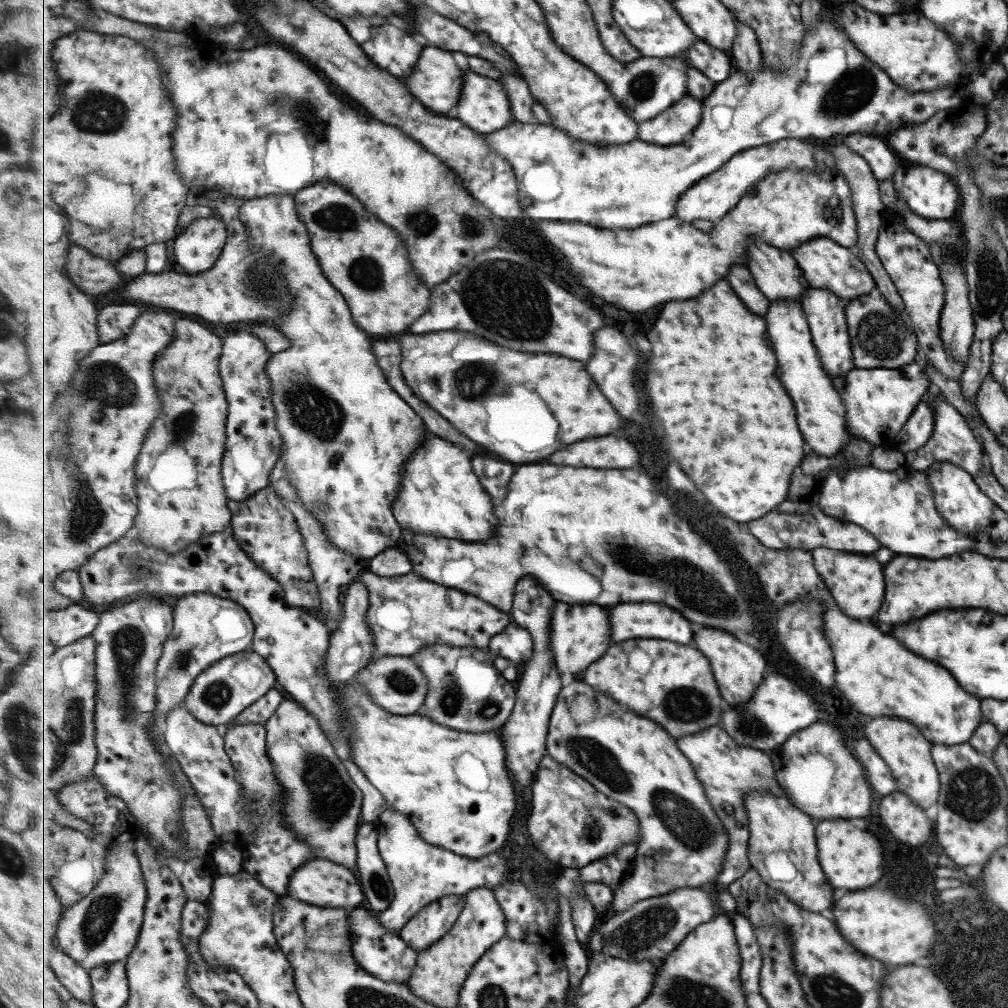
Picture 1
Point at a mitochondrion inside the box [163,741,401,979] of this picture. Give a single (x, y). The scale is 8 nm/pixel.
(327, 802)

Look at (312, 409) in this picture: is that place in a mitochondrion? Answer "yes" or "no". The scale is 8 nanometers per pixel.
yes

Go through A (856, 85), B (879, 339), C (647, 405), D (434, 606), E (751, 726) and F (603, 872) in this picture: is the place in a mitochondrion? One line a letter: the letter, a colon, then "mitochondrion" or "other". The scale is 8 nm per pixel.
A: mitochondrion
B: mitochondrion
C: other
D: mitochondrion
E: mitochondrion
F: other

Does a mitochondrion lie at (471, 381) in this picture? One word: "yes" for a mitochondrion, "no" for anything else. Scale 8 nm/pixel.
yes

